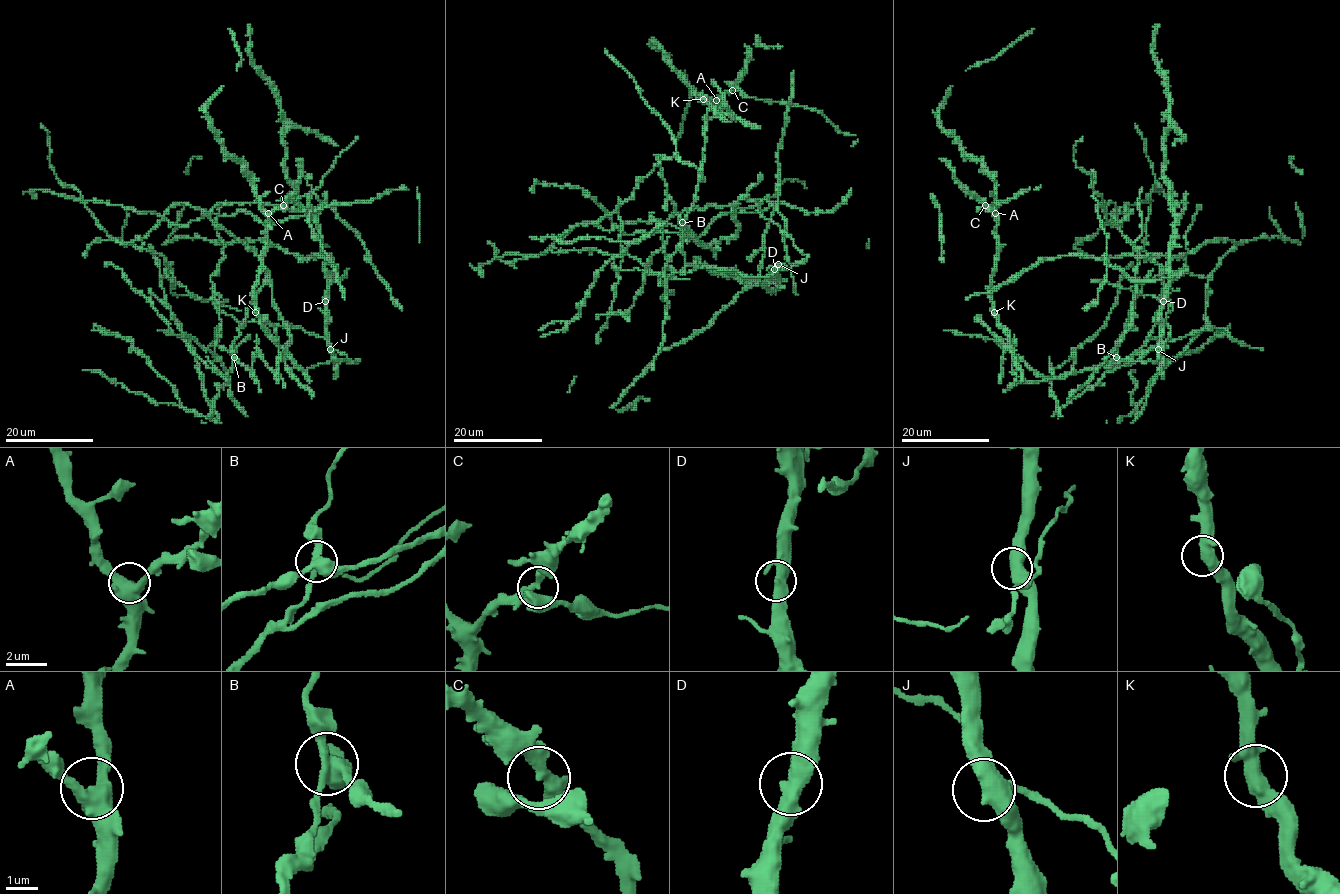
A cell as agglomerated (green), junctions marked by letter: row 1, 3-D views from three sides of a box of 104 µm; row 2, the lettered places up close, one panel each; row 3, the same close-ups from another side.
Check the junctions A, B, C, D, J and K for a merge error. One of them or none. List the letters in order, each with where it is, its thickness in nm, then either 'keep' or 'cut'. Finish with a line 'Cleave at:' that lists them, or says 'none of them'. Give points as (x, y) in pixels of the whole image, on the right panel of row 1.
A: at (995, 213); 440 nm thick; keep
B: at (1116, 357); 400 nm thick; cut
C: at (985, 205); 320 nm thick; keep
D: at (1163, 301); 420 nm thick; keep
J: at (1158, 349); 400 nm thick; keep
K: at (994, 312); 400 nm thick; keep
Cleave at: B

